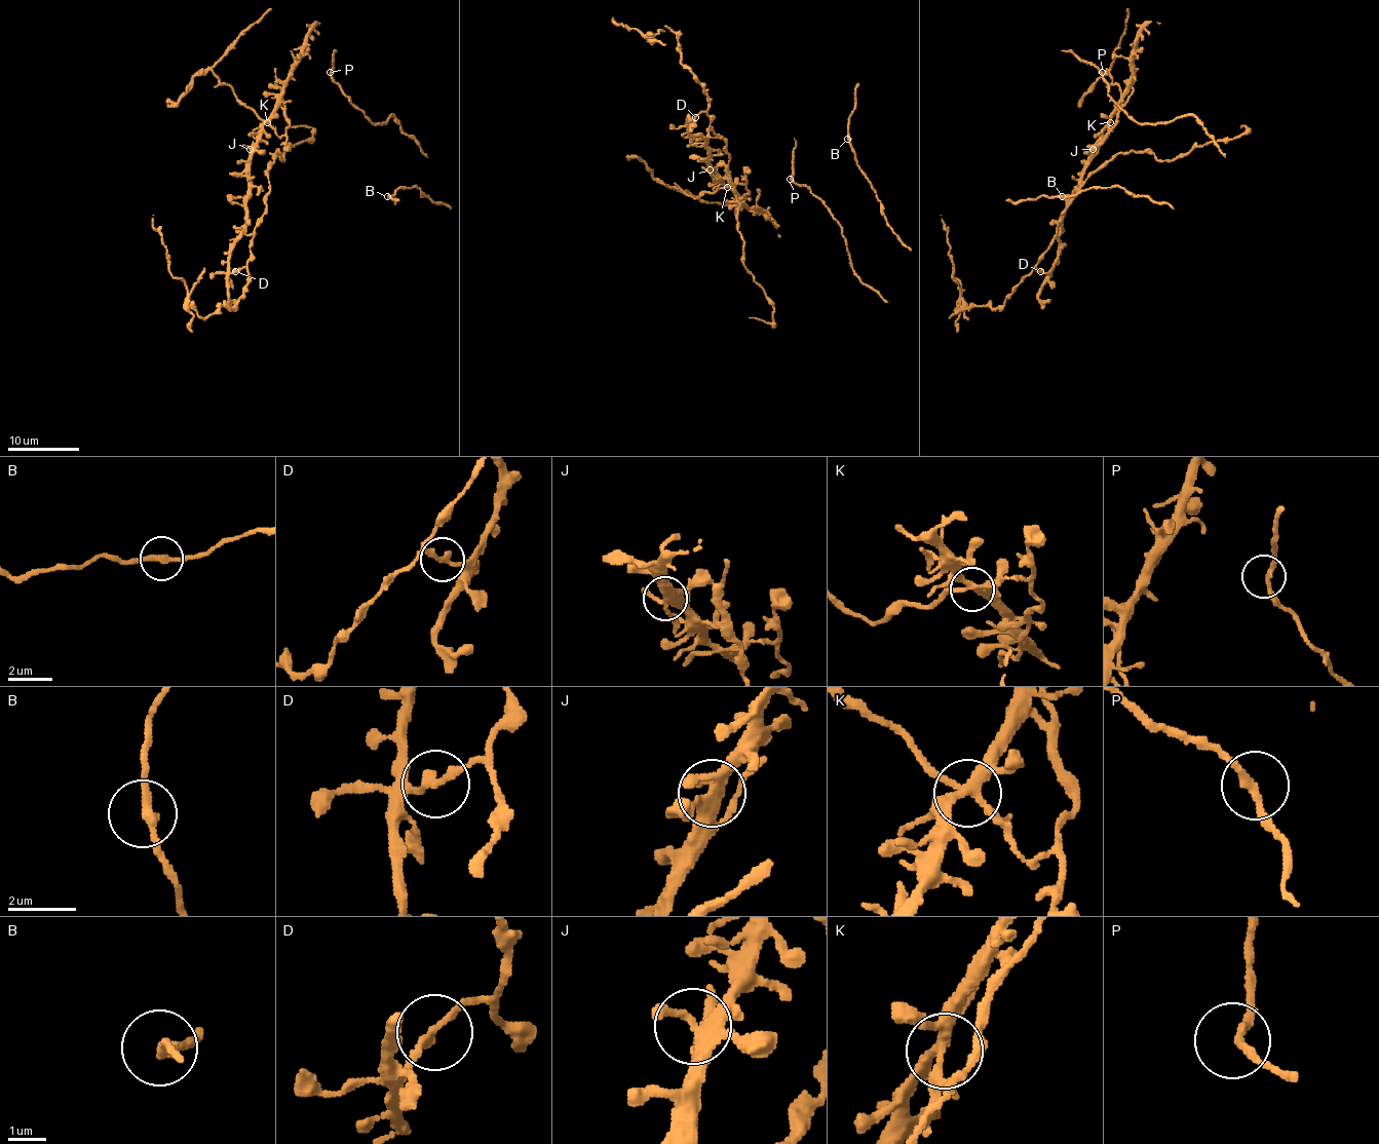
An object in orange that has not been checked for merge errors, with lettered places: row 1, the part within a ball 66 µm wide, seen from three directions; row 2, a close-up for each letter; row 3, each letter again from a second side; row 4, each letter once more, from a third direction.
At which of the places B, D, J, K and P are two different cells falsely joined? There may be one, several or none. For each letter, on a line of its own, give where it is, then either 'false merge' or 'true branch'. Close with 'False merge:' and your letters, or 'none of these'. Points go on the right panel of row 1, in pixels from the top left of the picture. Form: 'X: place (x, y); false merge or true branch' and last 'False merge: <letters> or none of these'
B: place (1062, 196); true branch
D: place (1040, 271); false merge
J: place (1093, 149); true branch
K: place (1110, 122); false merge
P: place (1102, 72); true branch
False merge: D, K

